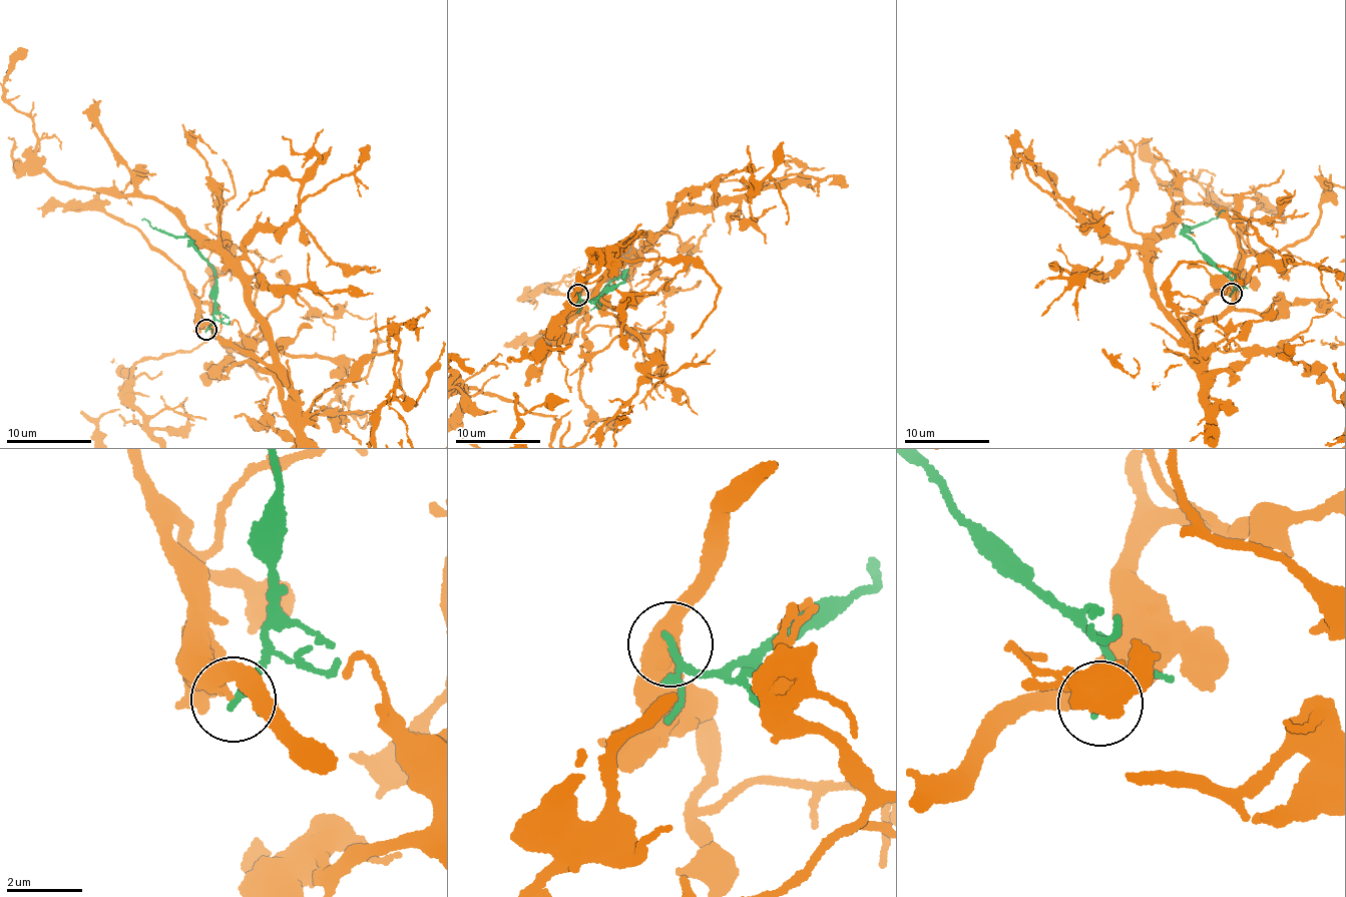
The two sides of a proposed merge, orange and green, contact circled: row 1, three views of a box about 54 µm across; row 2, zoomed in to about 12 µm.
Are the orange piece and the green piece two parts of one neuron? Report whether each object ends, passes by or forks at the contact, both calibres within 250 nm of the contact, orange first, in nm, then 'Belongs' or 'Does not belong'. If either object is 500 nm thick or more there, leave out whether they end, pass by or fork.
At the ring orange passes by. At the ring green passes by. Thickness 280 nm (orange) against 140 nm. Does not belong

